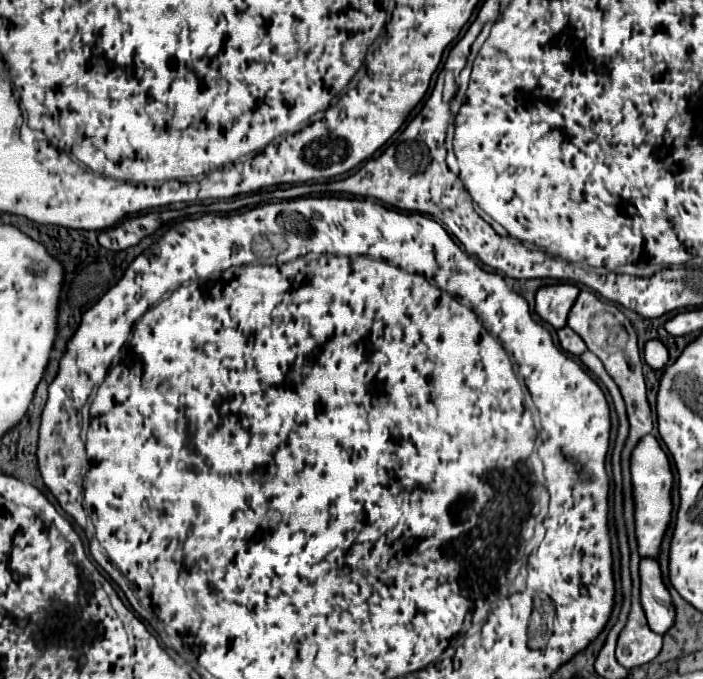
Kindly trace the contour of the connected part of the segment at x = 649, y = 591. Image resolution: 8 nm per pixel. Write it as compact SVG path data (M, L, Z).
M654 558L640 560L640 604L648 618L648 626L656 634L664 634L674 624L674 604Z

